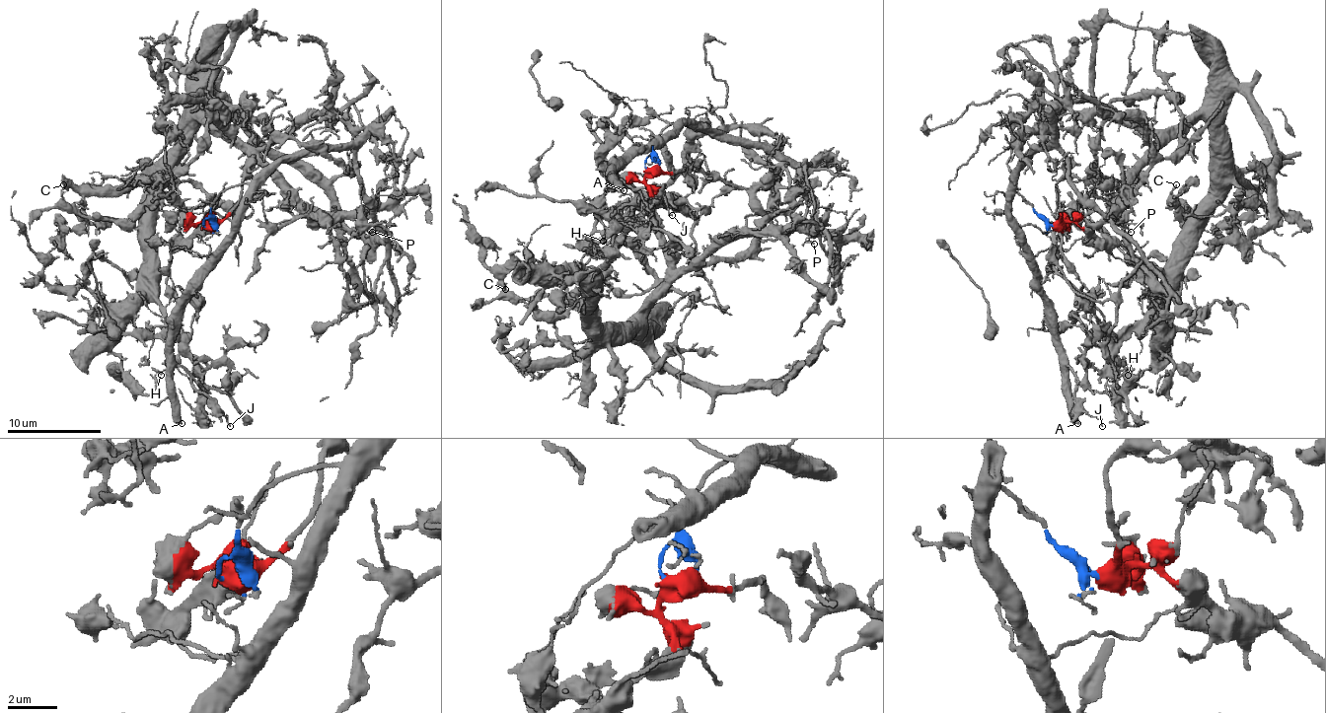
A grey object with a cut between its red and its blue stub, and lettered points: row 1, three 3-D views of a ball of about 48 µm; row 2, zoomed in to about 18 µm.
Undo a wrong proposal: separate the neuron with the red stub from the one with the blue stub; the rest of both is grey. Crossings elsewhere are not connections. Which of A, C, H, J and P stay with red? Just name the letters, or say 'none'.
C, H

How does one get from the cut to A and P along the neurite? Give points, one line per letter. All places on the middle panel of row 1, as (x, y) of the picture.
A: (645, 168), (652, 142), (669, 125), (690, 123), (664, 142), (643, 147), (615, 173), (615, 181), (625, 191)
P: (645, 168), (652, 142), (674, 123), (776, 149), (798, 170), (814, 207), (807, 241), (814, 243)

